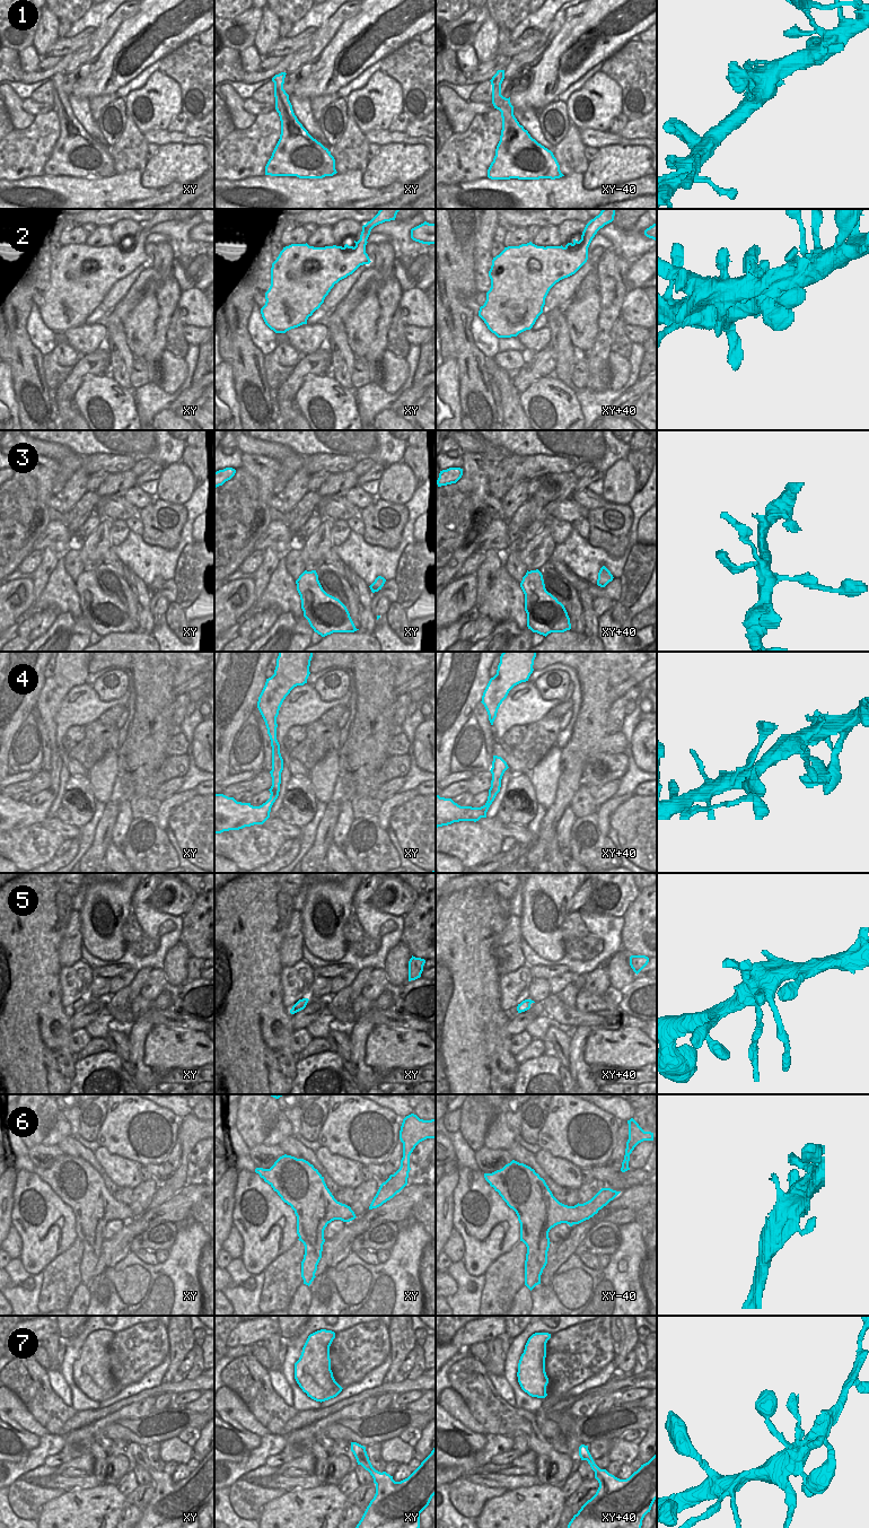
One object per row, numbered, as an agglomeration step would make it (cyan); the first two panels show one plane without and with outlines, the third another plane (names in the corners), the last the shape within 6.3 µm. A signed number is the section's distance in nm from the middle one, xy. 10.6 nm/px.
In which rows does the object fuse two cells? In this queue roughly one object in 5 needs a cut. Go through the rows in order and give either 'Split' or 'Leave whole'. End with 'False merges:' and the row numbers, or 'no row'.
1: Leave whole
2: Leave whole
3: Leave whole
4: Leave whole
5: Leave whole
6: Leave whole
7: Leave whole
False merges: no row.

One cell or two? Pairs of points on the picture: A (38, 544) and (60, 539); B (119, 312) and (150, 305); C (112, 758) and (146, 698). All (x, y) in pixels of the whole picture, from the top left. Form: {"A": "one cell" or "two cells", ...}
{"A": "one cell", "B": "two cells", "C": "two cells"}

